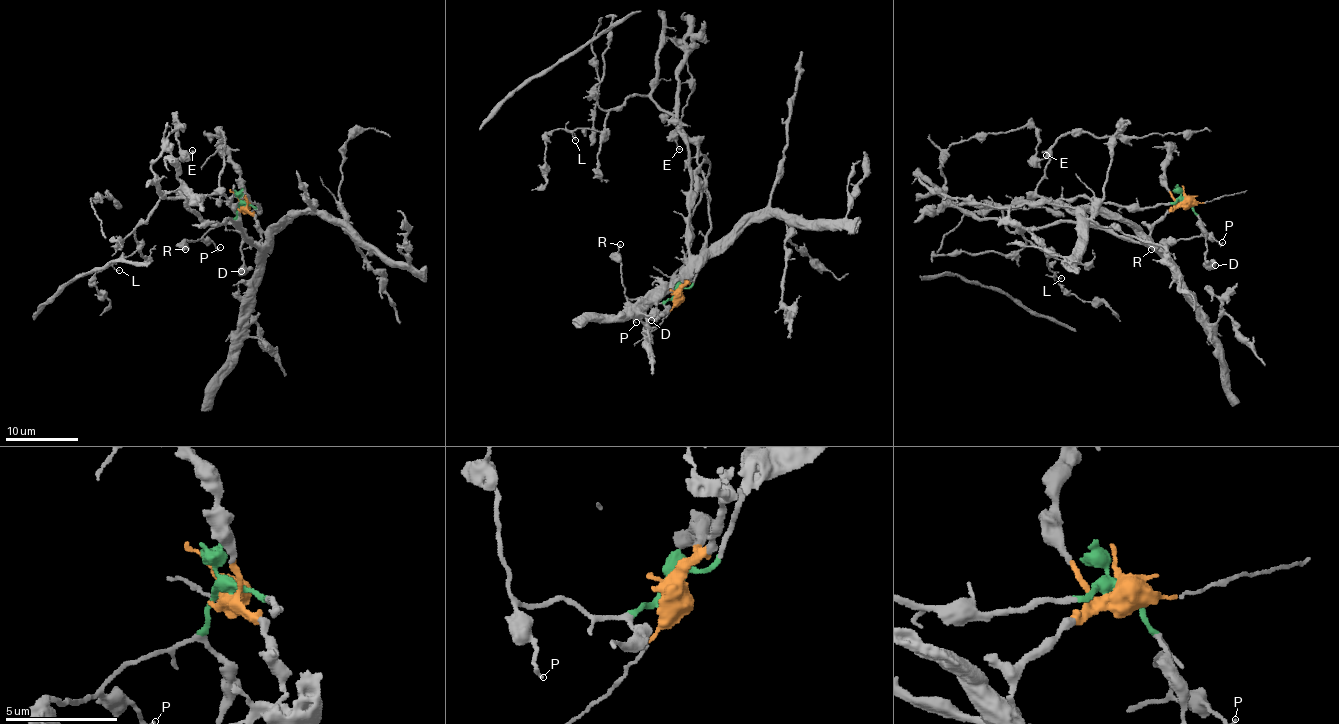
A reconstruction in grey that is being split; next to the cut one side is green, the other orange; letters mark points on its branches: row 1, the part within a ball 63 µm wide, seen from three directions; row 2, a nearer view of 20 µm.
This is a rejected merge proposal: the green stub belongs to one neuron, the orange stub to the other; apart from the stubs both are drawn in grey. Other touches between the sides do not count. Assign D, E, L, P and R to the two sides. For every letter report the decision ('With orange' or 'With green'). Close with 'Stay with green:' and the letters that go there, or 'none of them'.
D: With green
E: With green
L: With green
P: With green
R: With green
Stay with green: D, E, L, P, R

